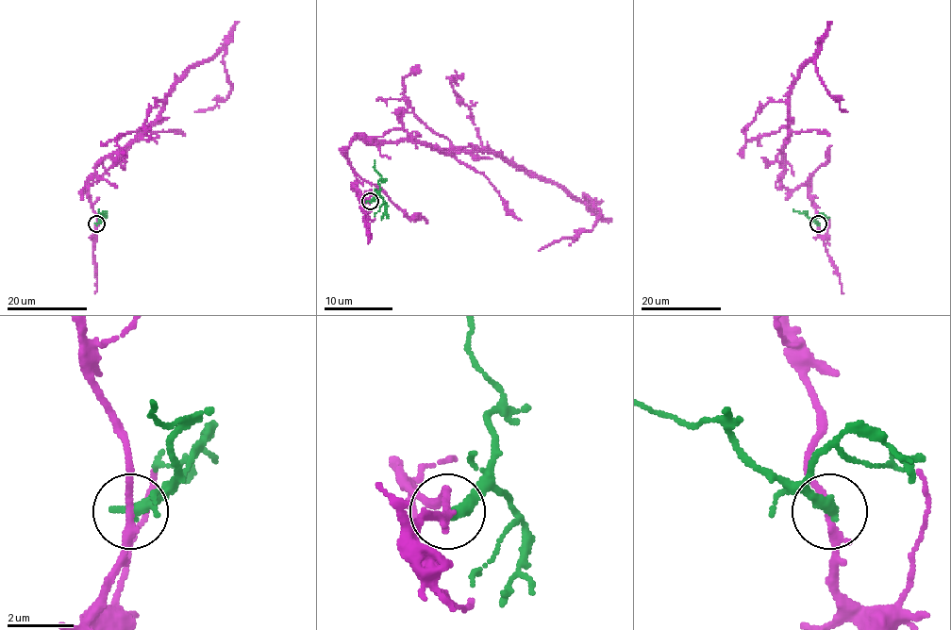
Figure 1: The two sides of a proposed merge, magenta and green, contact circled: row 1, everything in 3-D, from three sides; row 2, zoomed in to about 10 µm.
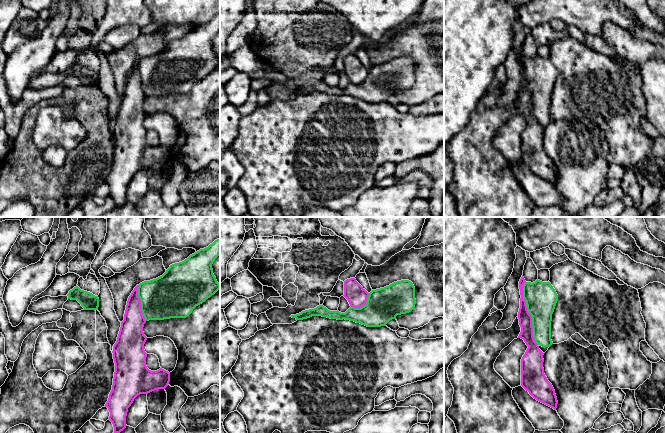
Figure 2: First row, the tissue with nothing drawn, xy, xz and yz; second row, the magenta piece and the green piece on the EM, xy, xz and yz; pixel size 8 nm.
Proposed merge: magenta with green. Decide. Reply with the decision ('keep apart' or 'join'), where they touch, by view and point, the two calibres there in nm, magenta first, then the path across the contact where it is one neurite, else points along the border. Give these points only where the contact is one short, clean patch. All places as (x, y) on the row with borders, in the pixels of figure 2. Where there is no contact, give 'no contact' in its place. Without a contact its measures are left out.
keep apart | yz (528, 313) | 110/260 nm

